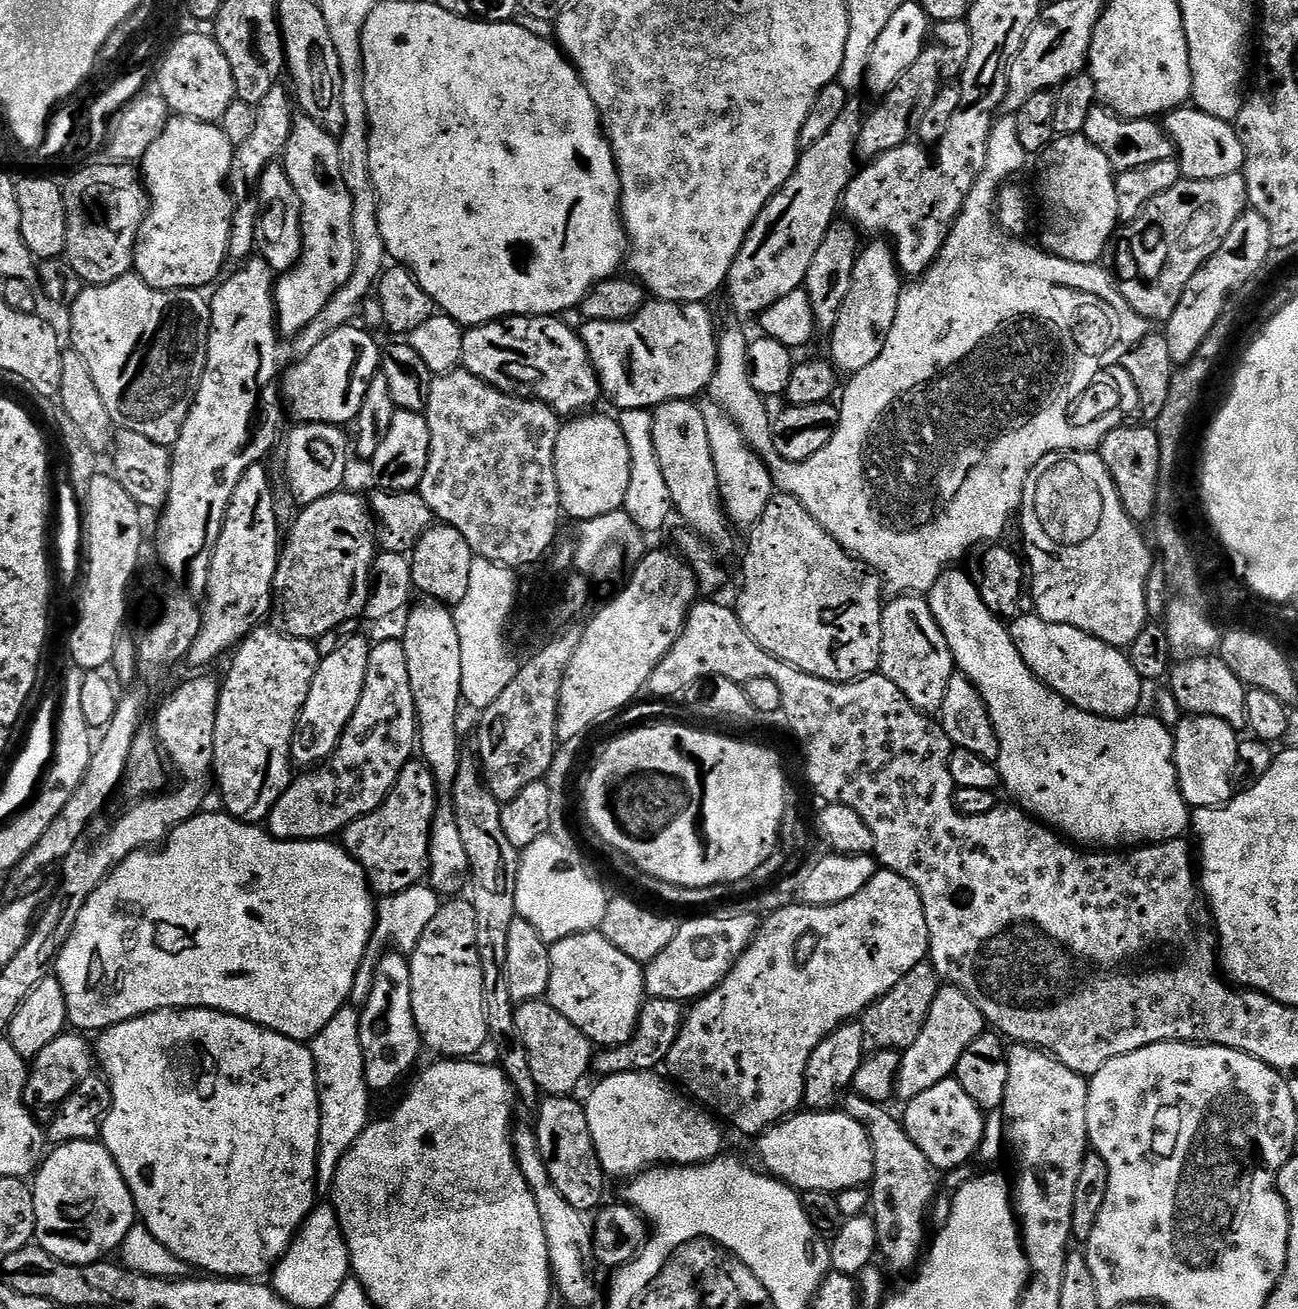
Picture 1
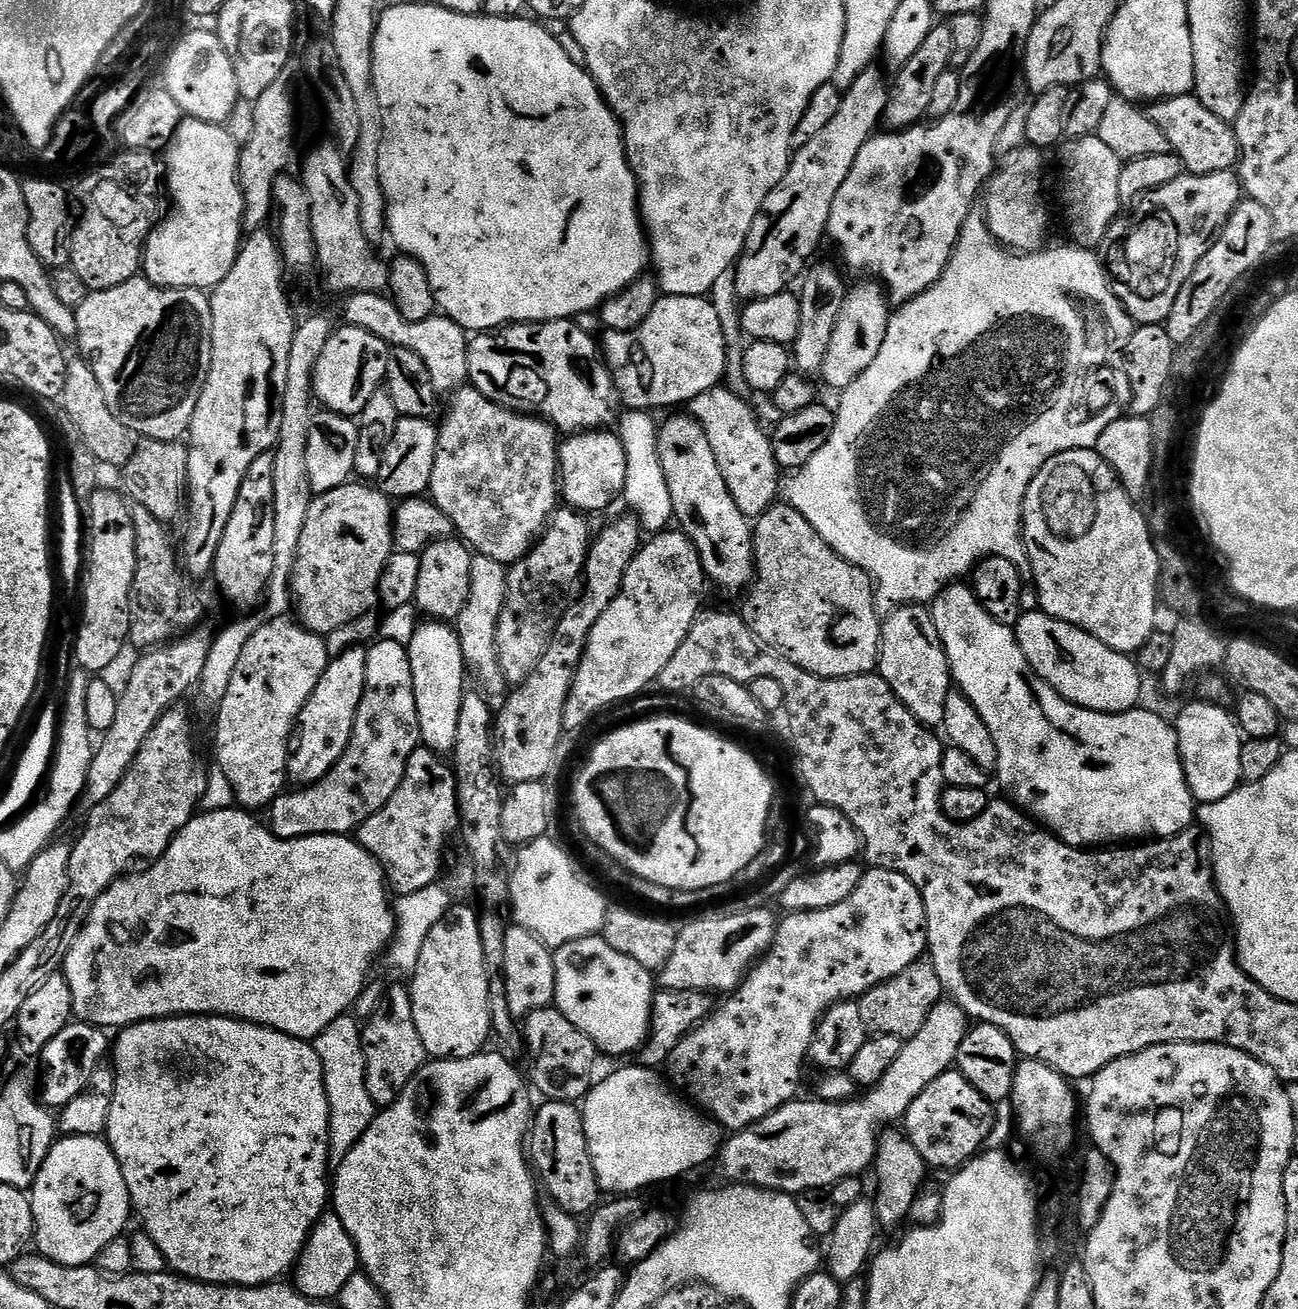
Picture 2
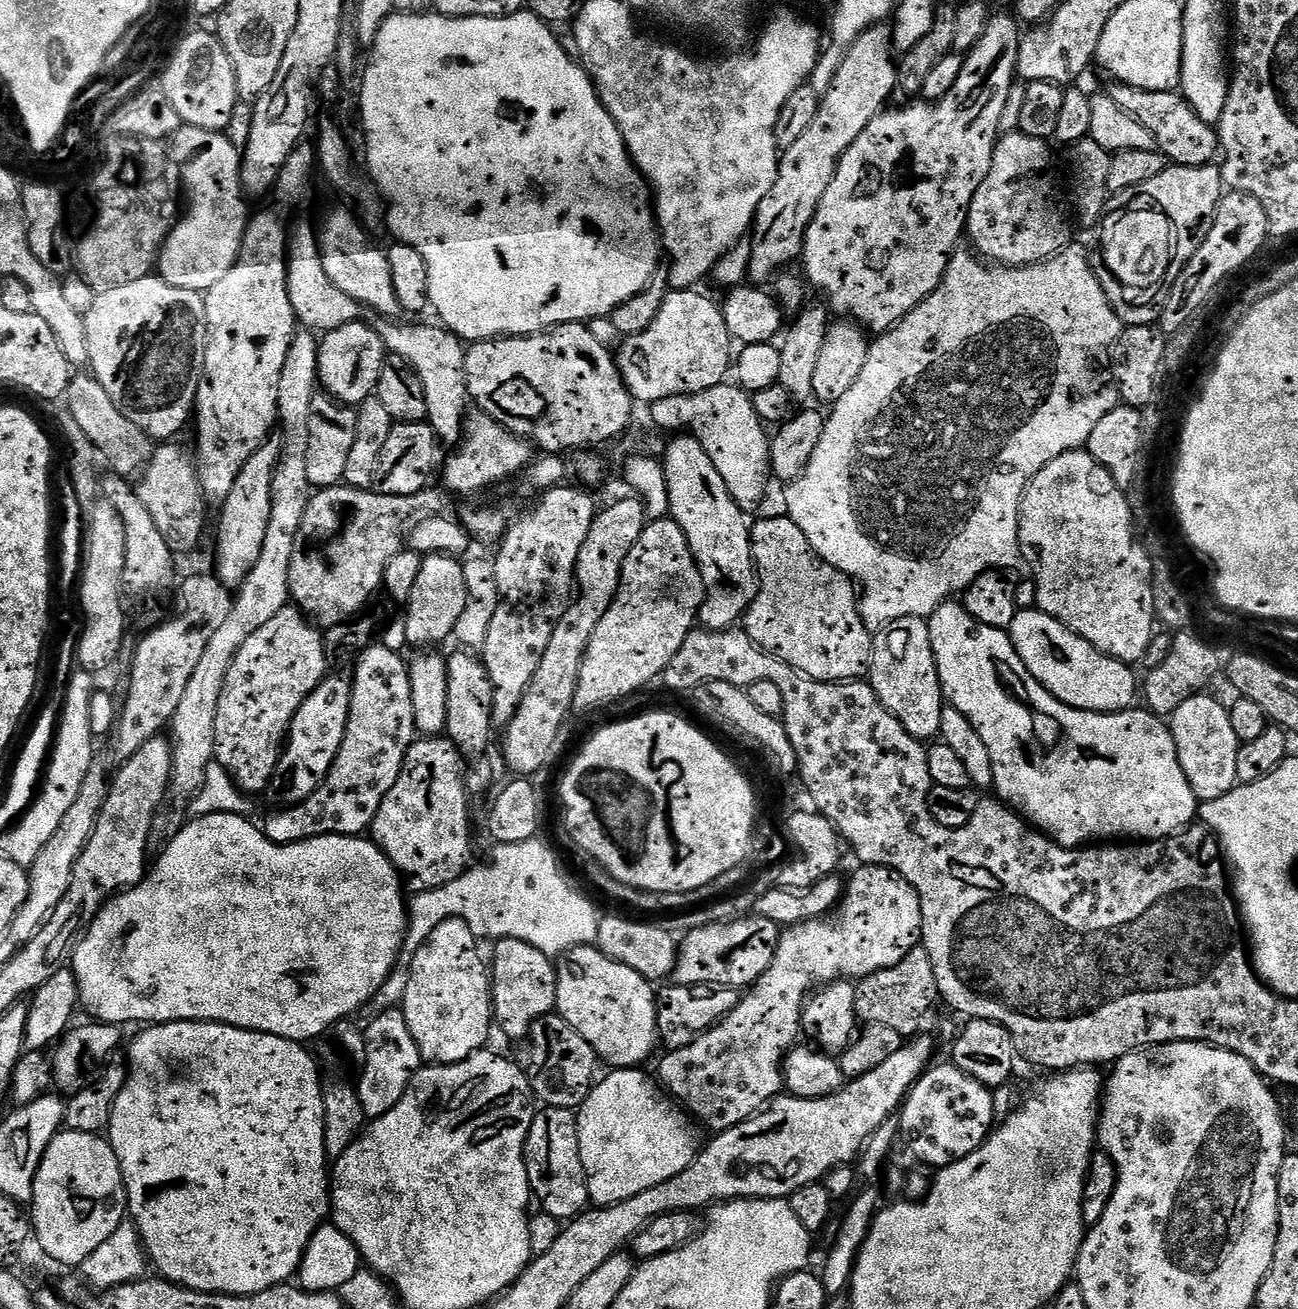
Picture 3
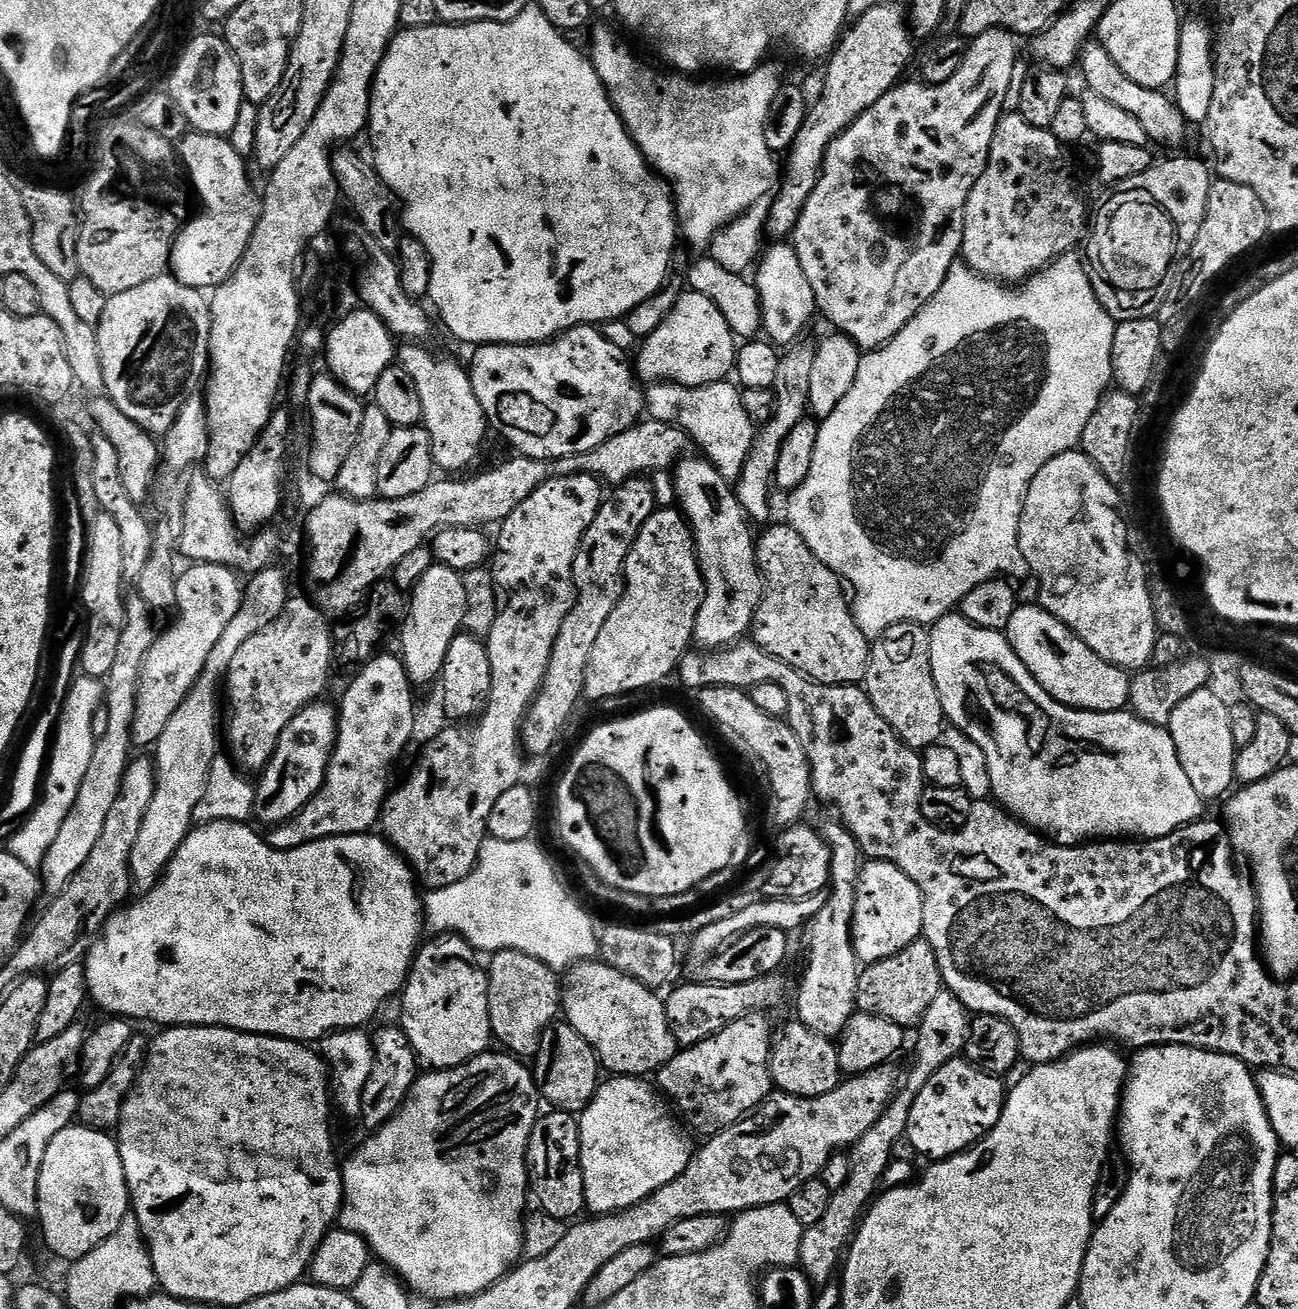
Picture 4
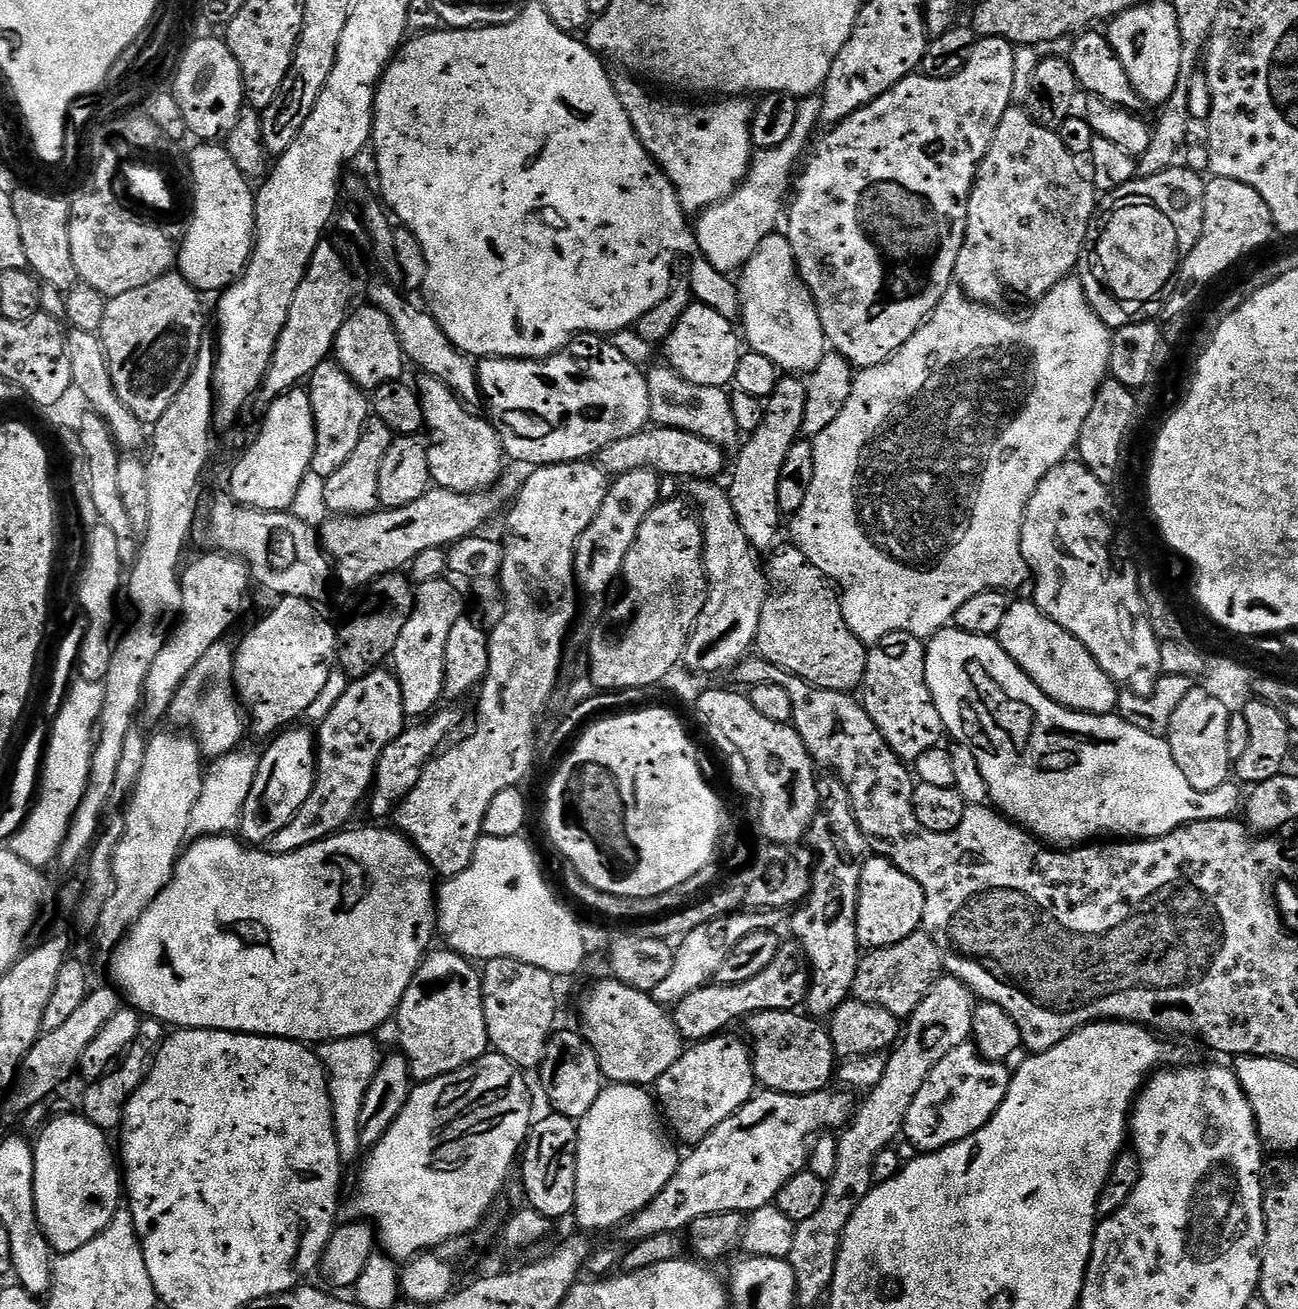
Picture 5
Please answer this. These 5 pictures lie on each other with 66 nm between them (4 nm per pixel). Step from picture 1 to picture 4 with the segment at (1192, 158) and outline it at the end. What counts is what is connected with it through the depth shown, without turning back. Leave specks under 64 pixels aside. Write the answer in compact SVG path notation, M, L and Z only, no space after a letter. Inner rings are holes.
M1089 43L1080 53L1078 72L1084 75L1084 84L1091 95L1098 100L1110 102L1110 106L1118 106L1118 110L1126 110L1126 114L1130 114L1130 118L1135 118L1142 125L1142 130L1146 130L1148 139L1153 145L1165 144L1168 148L1176 148L1183 142L1184 135L1190 130L1190 124L1180 113L1175 99L1163 91L1138 86L1138 82L1126 78L1118 62L1114 62L1114 58L1110 58L1110 54L1104 49L1103 43Z

